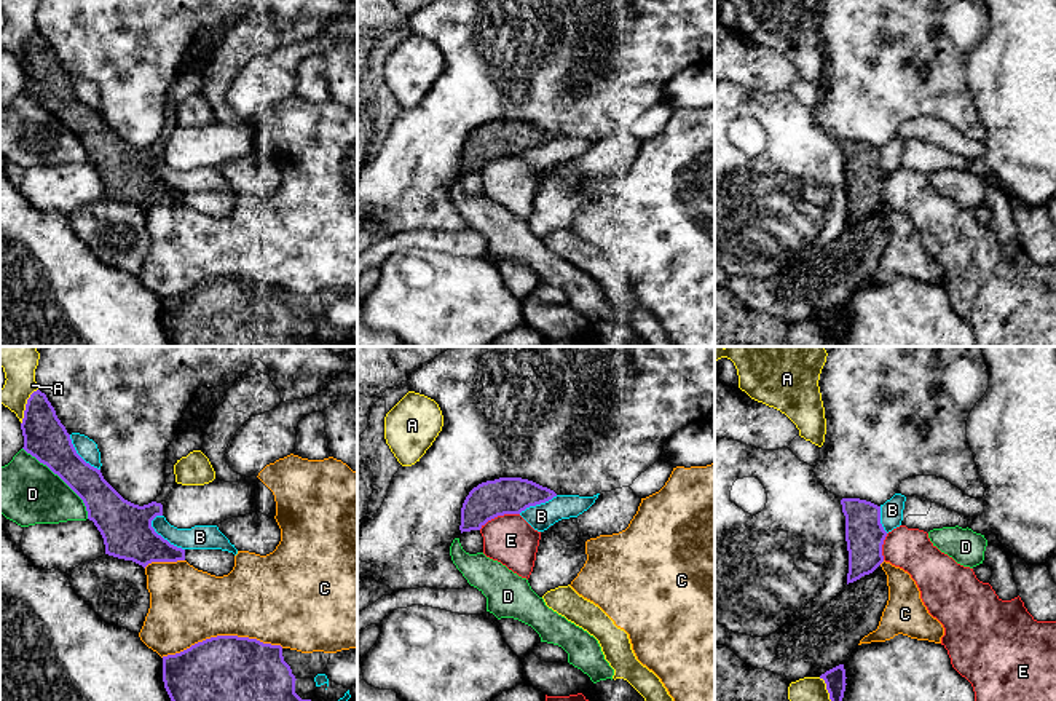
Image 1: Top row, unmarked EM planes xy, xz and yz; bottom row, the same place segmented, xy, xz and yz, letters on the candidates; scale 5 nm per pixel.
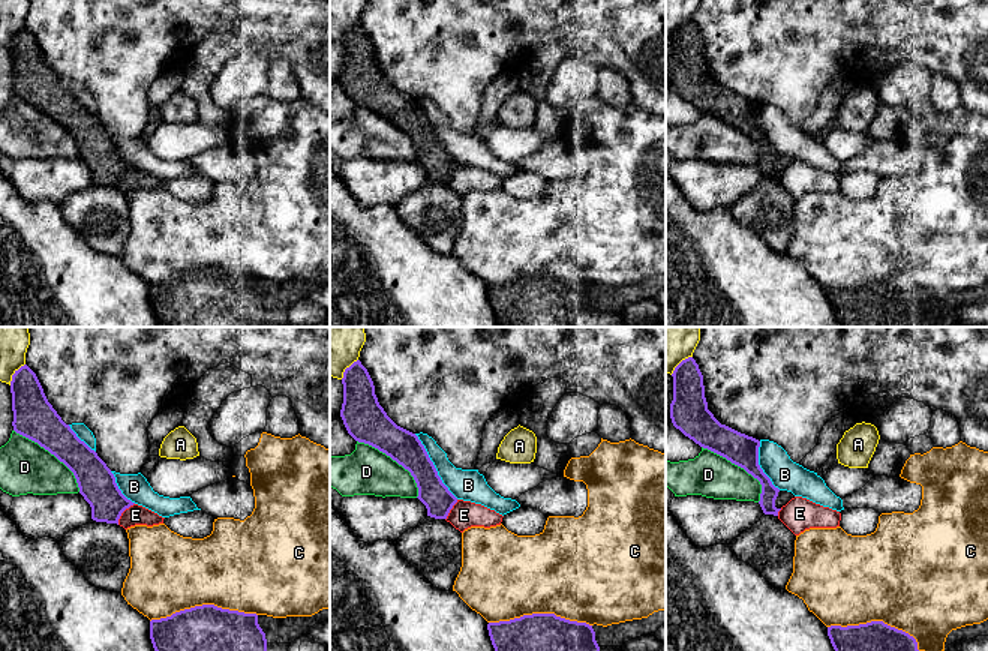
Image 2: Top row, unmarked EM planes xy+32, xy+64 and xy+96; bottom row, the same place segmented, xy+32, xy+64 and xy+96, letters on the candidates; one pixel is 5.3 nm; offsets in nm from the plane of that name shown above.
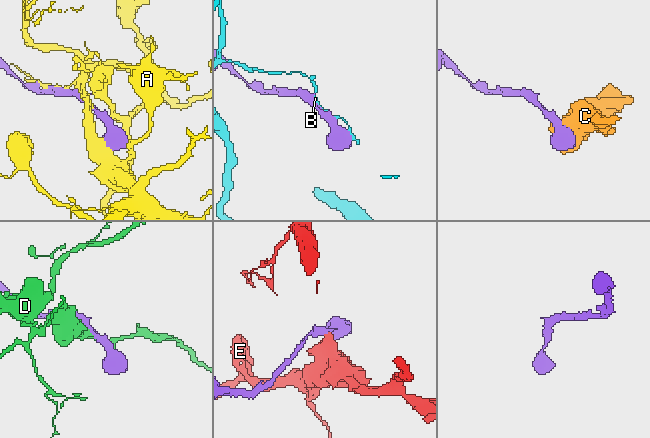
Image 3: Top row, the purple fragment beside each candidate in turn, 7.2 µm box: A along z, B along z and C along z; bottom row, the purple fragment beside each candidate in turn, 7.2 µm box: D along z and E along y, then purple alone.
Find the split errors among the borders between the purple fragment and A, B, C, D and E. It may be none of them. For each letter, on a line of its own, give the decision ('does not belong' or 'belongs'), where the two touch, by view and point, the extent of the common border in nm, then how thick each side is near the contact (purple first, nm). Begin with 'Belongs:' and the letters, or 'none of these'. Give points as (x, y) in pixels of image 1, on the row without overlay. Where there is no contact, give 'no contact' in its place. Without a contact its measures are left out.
Belongs: E
A: does not belong | xy (26, 48) | 200 nm | 220/160 nm
B: does not belong | xy (160, 178) | 240 nm | 260/130 nm
C: does not belong | xy (222, 278) | 600 nm | 500/380 nm
D: does not belong | xy (61, 120) | 480 nm | 220/320 nm
E: belongs | xz (498, 157) | 220 nm | 190/240 nm

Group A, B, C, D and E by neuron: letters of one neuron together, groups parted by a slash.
A / B / C / D / E

